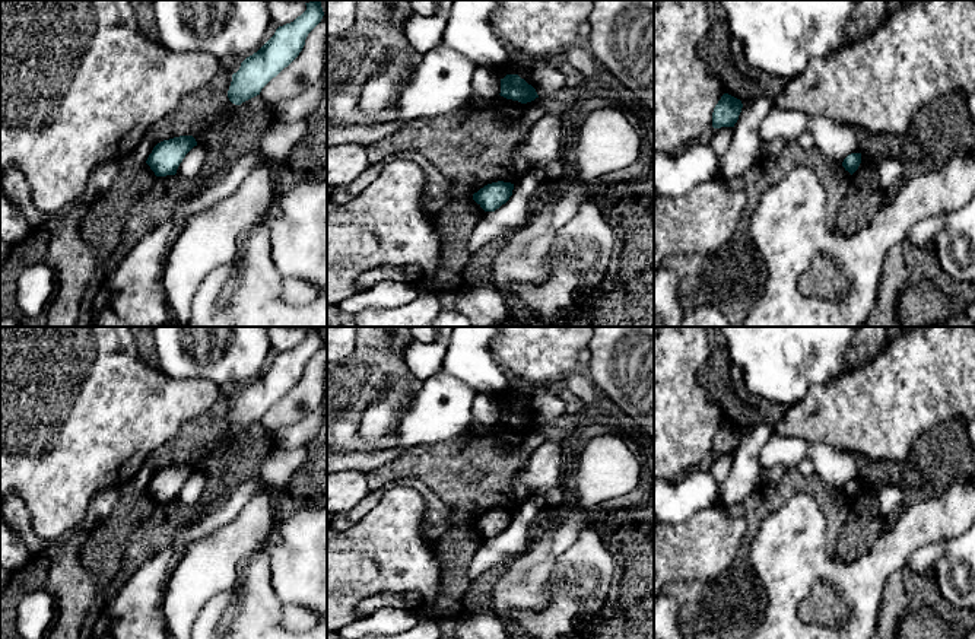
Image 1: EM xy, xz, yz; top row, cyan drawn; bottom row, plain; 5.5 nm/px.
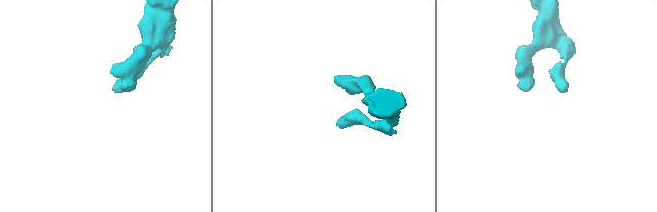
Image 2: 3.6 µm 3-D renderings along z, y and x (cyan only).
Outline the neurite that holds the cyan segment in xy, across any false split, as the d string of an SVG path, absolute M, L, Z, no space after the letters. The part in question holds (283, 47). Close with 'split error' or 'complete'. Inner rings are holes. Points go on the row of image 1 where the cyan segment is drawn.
M321 1L305 4L307 10L301 16L279 26L274 35L232 74L228 90L232 104L241 105L260 95L261 89L299 55L308 34L324 16Z | complete

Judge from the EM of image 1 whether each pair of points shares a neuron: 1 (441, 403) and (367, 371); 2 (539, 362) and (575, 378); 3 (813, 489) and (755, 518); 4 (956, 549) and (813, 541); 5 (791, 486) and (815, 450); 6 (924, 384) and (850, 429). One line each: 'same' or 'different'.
1: different
2: different
3: same
4: different
5: different
6: same

